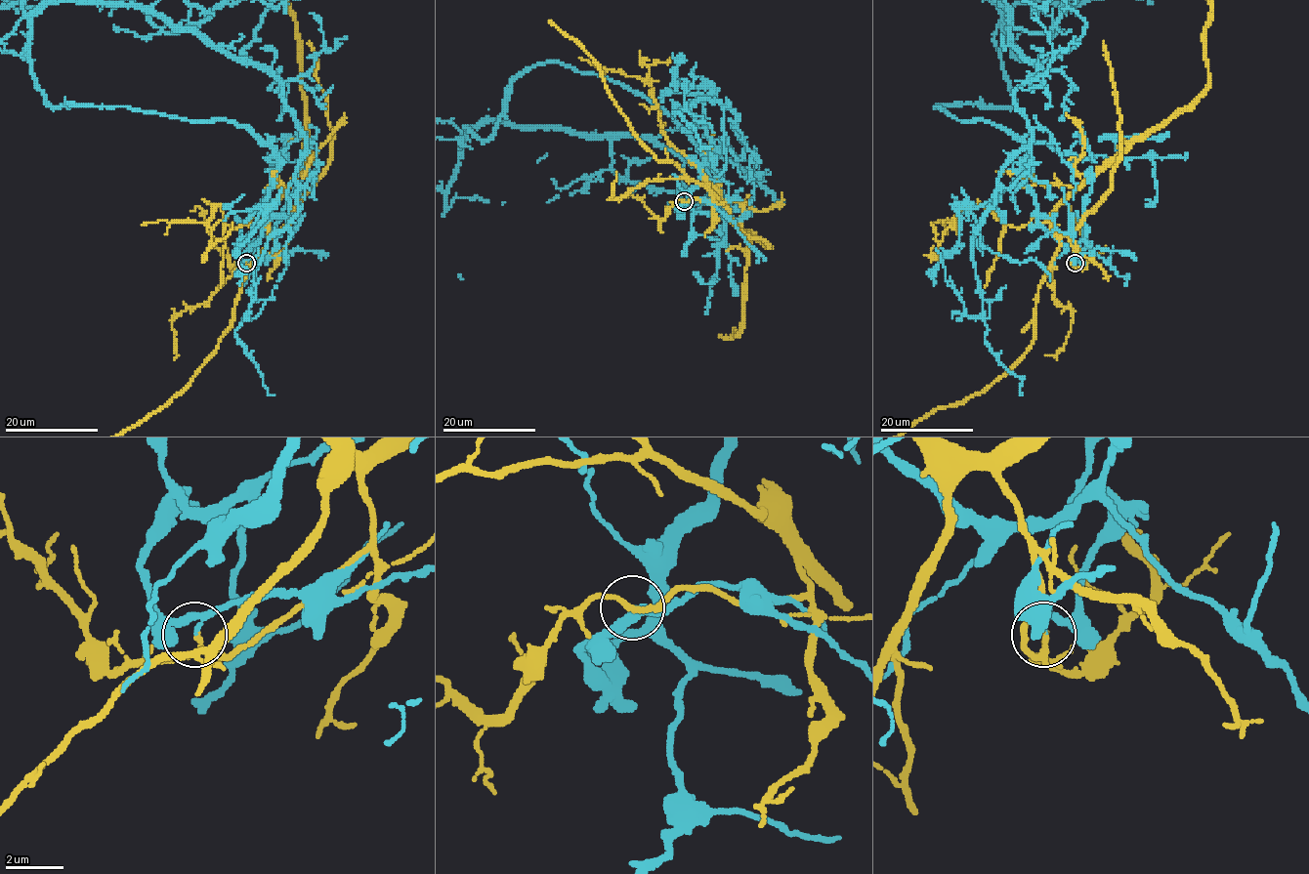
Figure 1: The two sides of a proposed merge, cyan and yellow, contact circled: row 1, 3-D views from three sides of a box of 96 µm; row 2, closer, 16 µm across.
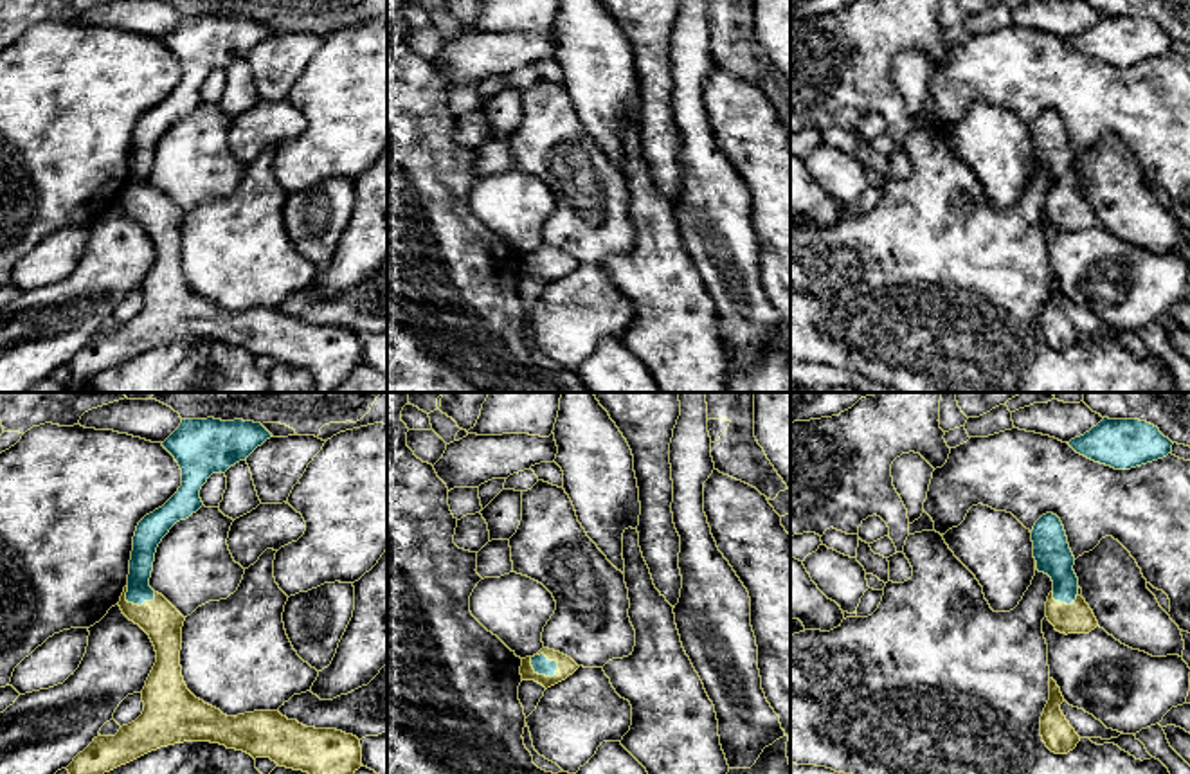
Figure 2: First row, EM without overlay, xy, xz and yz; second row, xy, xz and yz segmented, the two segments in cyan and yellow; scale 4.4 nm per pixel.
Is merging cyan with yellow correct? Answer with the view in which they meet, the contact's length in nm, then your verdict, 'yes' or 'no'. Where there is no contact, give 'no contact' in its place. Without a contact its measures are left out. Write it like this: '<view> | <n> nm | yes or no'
xz | 150 nm | no

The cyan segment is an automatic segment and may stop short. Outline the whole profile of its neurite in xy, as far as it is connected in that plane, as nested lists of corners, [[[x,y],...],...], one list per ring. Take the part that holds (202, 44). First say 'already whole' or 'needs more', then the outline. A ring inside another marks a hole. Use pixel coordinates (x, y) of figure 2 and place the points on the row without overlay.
already whole; [[[182,16],[162,40],[182,67],[182,83],[137,122],[128,171],[128,200],[140,203],[155,196],[149,175],[157,144],[176,119],[189,115],[203,103],[200,86],[207,76],[245,58],[270,34],[272,31],[254,18]]]

